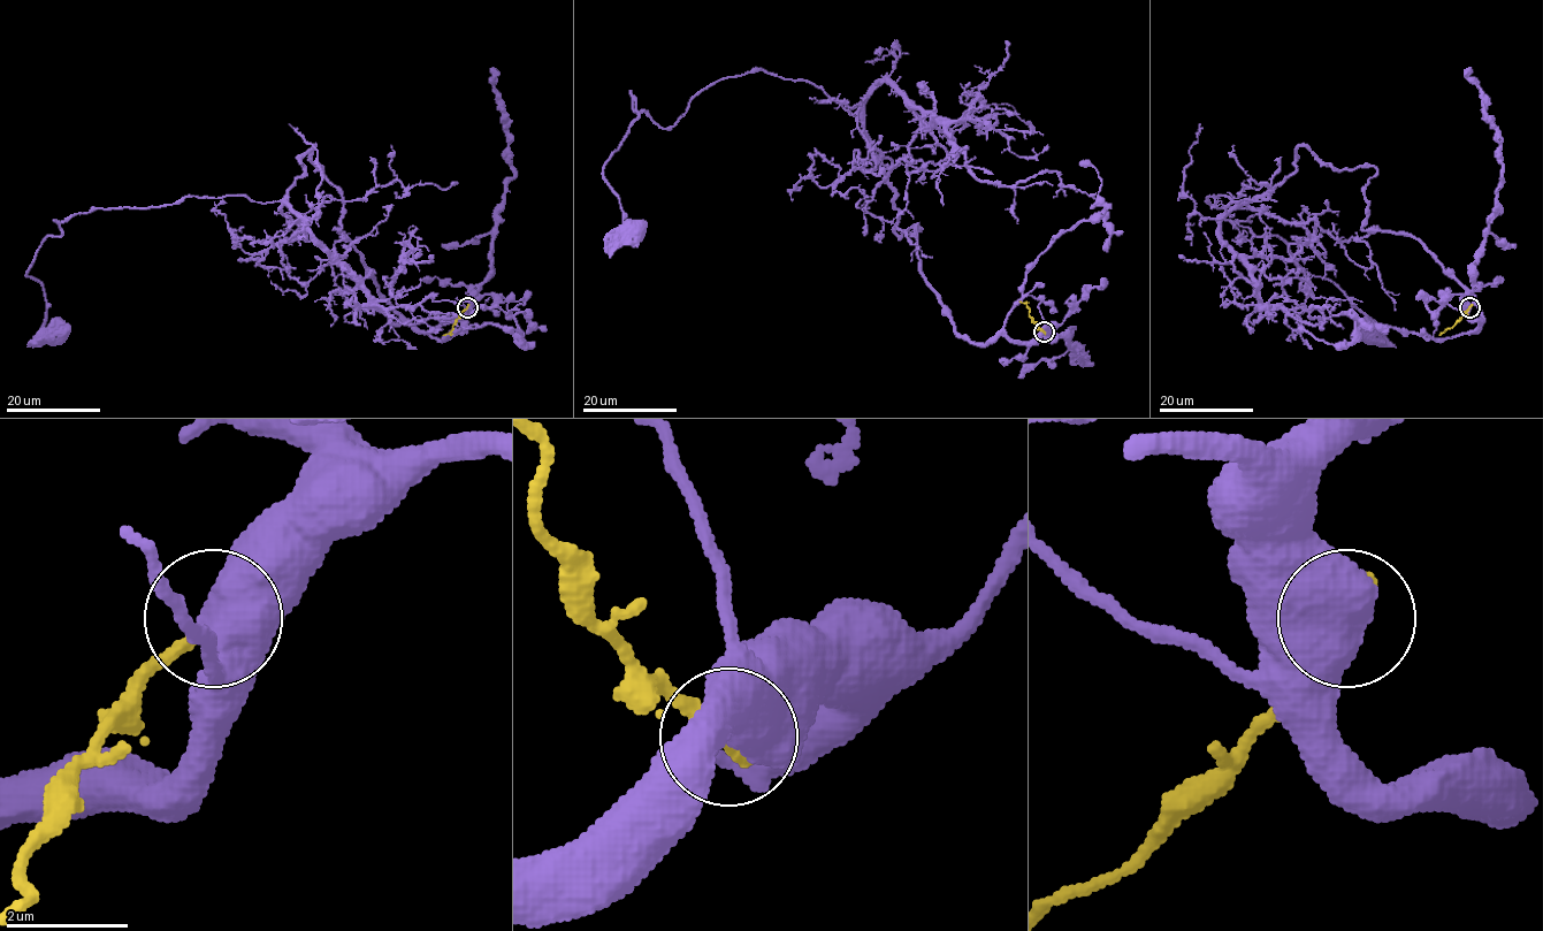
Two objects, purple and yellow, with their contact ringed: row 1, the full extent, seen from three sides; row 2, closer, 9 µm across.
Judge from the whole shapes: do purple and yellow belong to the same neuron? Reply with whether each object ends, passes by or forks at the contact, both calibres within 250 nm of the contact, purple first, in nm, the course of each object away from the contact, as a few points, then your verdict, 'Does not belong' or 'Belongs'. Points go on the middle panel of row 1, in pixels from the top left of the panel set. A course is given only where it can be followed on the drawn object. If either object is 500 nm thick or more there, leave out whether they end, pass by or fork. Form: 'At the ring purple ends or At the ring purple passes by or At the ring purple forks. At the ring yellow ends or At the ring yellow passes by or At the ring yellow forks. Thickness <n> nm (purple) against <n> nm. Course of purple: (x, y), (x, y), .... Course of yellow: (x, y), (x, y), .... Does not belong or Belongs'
Thickness 850 nm (purple) against 300 nm. Course of purple: (1044, 332), (965, 340), (863, 122), (762, 70), (666, 128), (633, 102), (603, 176), (632, 233). Course of yellow: (1044, 332), (1029, 314), (1030, 308), (1020, 302). Does not belong

